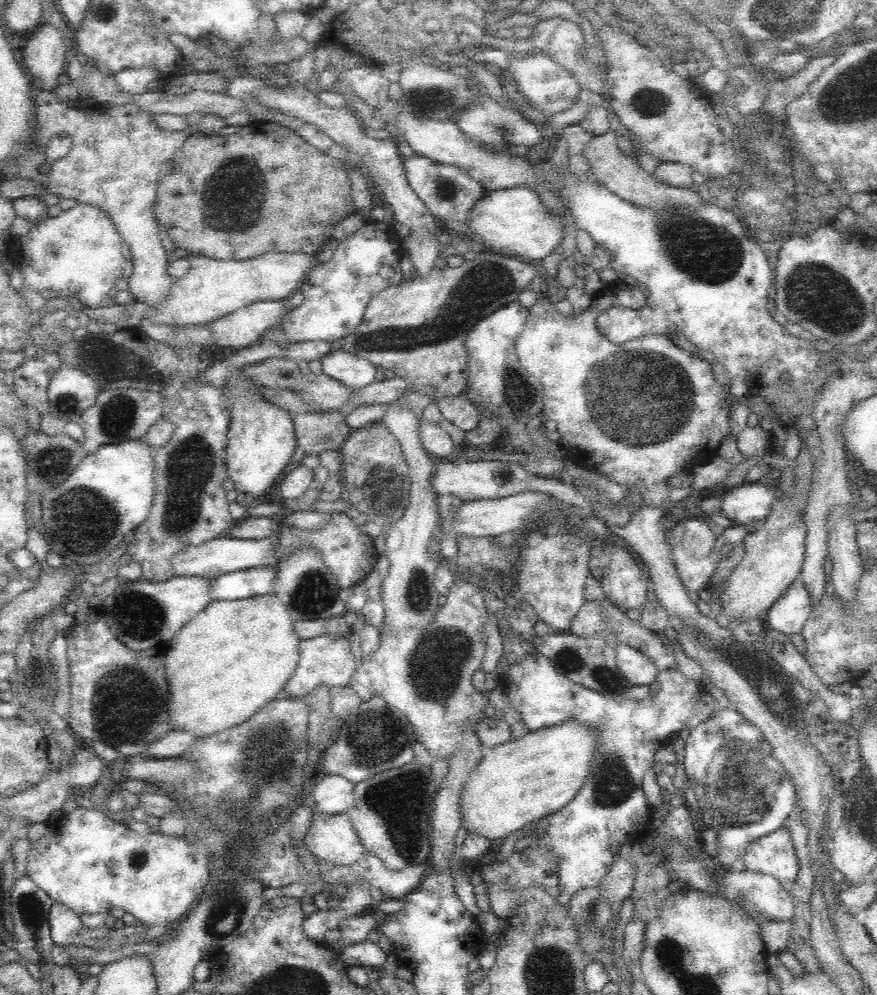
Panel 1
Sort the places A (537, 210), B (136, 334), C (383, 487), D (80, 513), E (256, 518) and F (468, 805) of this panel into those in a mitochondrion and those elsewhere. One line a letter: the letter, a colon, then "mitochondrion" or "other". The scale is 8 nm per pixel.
A: other
B: other
C: mitochondrion
D: mitochondrion
E: other
F: other

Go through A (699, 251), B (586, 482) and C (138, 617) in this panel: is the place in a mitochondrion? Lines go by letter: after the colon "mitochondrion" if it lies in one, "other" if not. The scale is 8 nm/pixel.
A: mitochondrion
B: other
C: mitochondrion

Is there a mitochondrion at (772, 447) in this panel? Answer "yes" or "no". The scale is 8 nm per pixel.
no

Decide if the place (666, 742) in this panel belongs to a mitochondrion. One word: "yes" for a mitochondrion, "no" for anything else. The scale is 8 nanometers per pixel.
no

